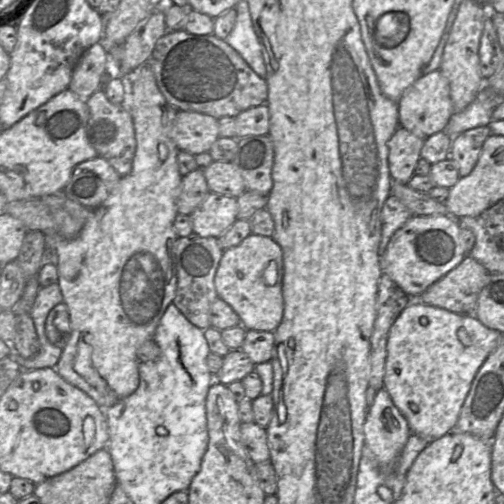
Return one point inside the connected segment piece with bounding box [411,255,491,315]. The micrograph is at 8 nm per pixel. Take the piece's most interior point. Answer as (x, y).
(458, 291)

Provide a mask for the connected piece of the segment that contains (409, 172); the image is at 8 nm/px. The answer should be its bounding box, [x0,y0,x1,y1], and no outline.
[388,126,425,184]

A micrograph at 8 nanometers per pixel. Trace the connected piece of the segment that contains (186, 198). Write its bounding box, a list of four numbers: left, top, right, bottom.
[177,170,210,215]

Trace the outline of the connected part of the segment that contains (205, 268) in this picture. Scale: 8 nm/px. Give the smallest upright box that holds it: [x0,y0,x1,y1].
[172,232,223,330]

